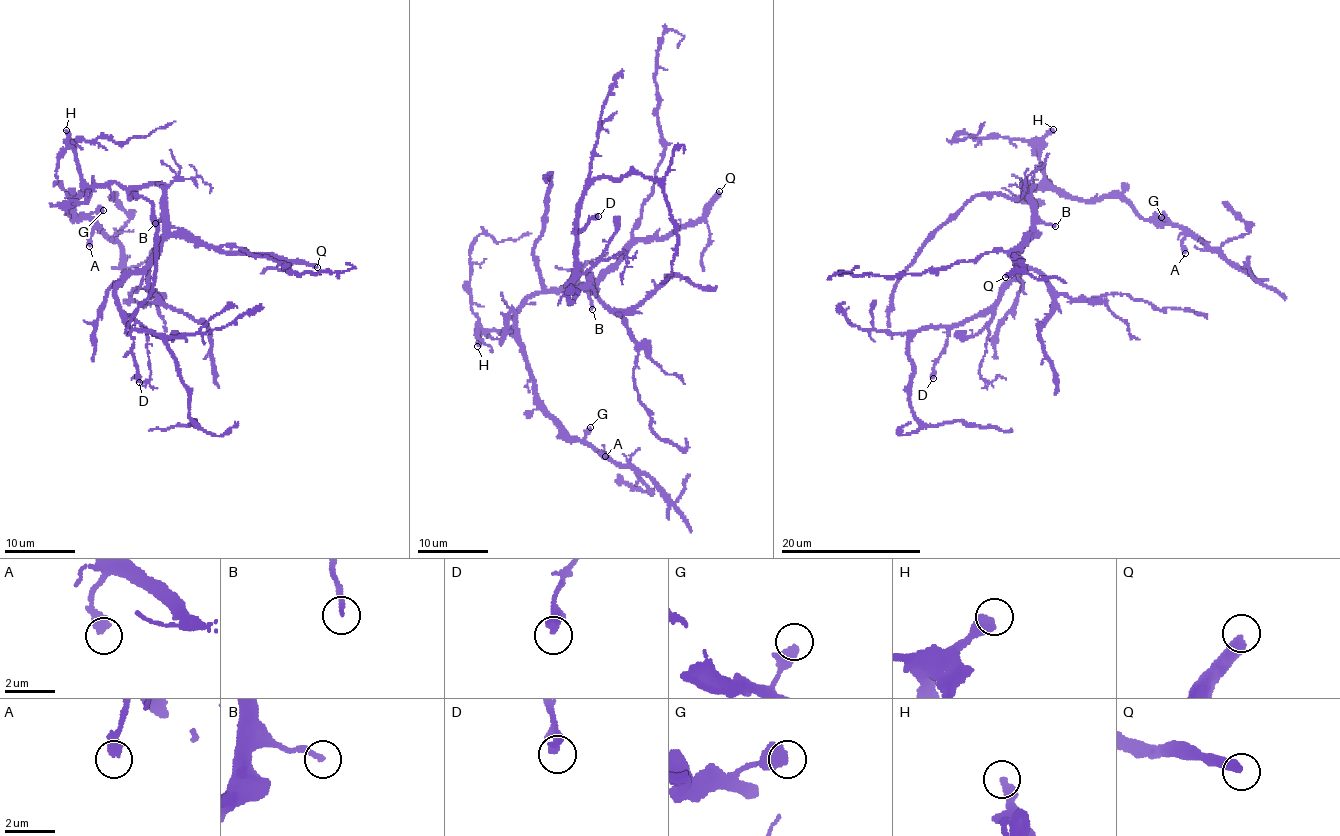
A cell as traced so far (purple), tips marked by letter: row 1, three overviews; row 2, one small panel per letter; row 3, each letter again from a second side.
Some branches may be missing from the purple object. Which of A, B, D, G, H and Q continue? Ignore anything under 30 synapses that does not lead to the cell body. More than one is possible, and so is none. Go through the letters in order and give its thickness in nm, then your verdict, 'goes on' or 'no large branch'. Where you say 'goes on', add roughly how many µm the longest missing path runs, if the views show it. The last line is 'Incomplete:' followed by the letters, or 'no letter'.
A: 400 nm | no large branch
B: 190 nm | goes on | 30 µm
D: 360 nm | no large branch
G: 550 nm | no large branch
H: 400 nm | no large branch
Q: 420 nm | goes on | 30 µm
Incomplete: B, Q

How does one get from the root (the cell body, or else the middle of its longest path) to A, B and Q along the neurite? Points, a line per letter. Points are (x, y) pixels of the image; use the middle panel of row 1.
A: (590, 285), (536, 293), (516, 316), (516, 341), (540, 406), (572, 438), (605, 456)
B: (590, 285), (592, 309)
Q: (590, 285), (639, 241), (665, 239), (691, 226), (702, 216), (704, 207), (719, 191)

